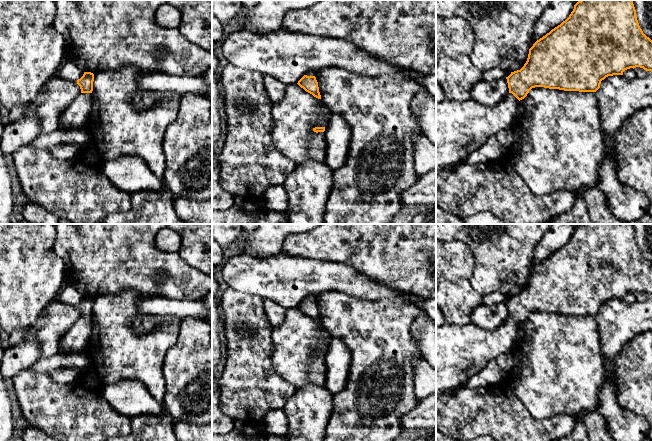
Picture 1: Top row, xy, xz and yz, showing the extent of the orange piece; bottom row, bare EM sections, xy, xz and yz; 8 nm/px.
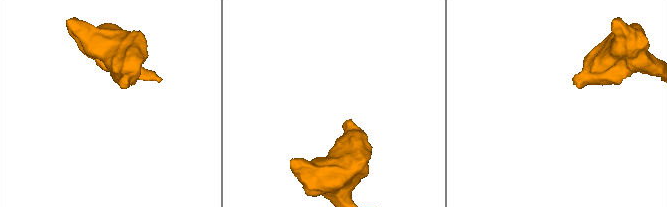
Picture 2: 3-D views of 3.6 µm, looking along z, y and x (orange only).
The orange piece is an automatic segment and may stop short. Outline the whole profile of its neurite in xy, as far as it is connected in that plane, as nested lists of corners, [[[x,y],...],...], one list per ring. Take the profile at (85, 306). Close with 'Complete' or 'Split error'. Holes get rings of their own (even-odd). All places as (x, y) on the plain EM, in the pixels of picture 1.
[[[84,296],[83,300],[77,304],[81,318],[62,337],[60,353],[68,355],[88,352],[92,340],[93,305],[94,298],[91,296]]]. Split error

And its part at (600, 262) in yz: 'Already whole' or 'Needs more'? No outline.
Needs more

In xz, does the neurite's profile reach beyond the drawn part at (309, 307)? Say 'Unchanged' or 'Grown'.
Grown

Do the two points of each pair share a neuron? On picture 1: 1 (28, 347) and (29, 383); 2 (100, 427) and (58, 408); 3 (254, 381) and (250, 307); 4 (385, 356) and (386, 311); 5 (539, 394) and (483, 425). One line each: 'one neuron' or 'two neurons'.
1: two neurons
2: one neuron
3: one neuron
4: one neuron
5: two neurons

